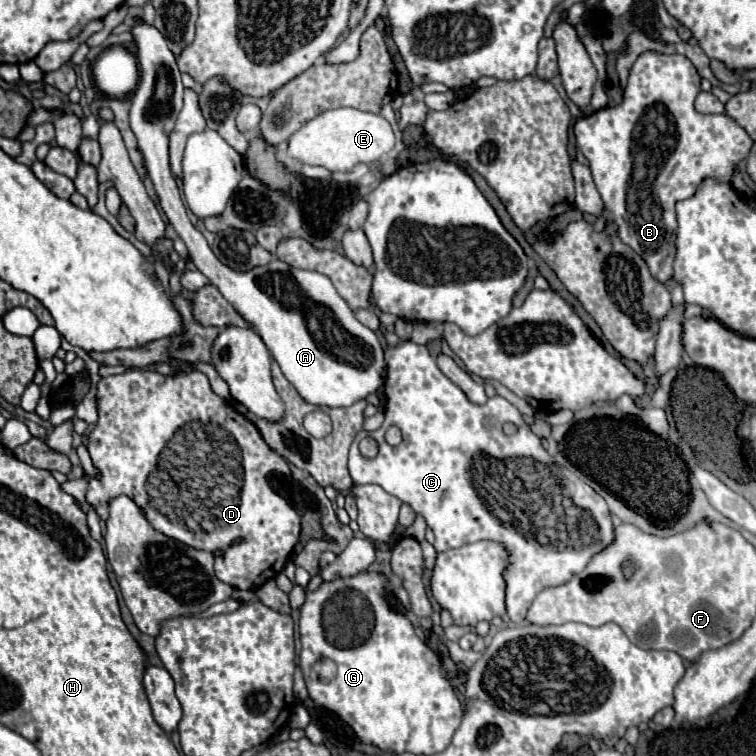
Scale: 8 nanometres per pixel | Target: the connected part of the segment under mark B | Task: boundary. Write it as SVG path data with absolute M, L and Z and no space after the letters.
M645 52L645 54L641 54L637 58L637 62L631 68L629 82L627 82L627 88L625 88L625 94L623 94L623 102L617 104L617 106L613 106L613 108L603 108L603 110L597 110L597 112L589 114L589 116L579 118L575 122L575 128L573 128L575 130L575 138L577 138L577 146L583 152L583 156L589 160L591 176L593 176L595 186L597 186L601 198L603 198L603 204L613 214L615 228L617 228L617 234L619 234L621 242L629 244L647 262L649 272L661 284L667 284L669 276L673 276L673 236L677 236L677 212L675 212L677 200L687 200L689 196L693 196L693 192L697 192L697 188L701 186L701 182L705 178L713 178L713 180L717 180L721 184L729 184L733 180L735 166L741 160L747 160L749 148L753 146L753 142L747 136L747 132L741 126L737 126L735 120L731 120L729 116L725 116L725 114L699 114L693 108L693 102L695 102L697 94L699 94L699 74L697 74L695 66L685 56L681 56L681 54L667 56L667 54L657 54L657 52Z

